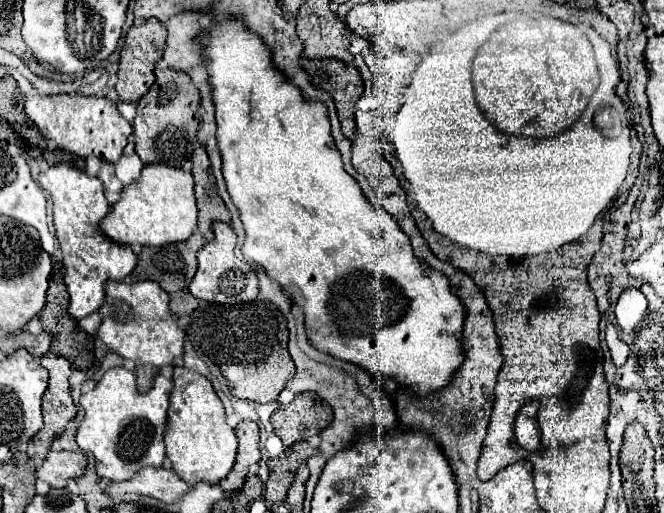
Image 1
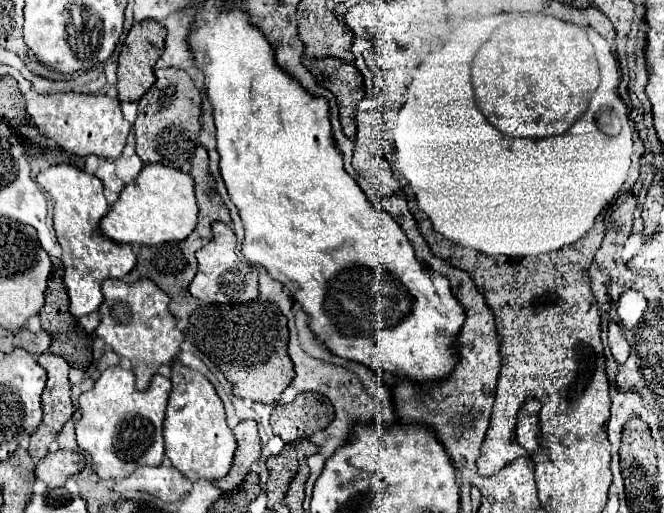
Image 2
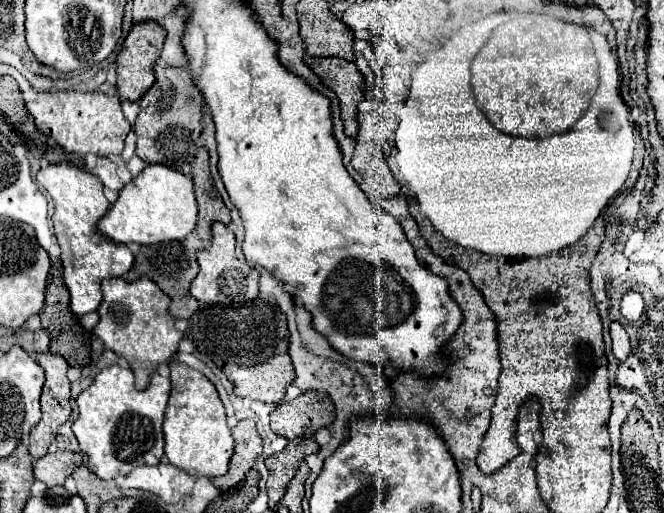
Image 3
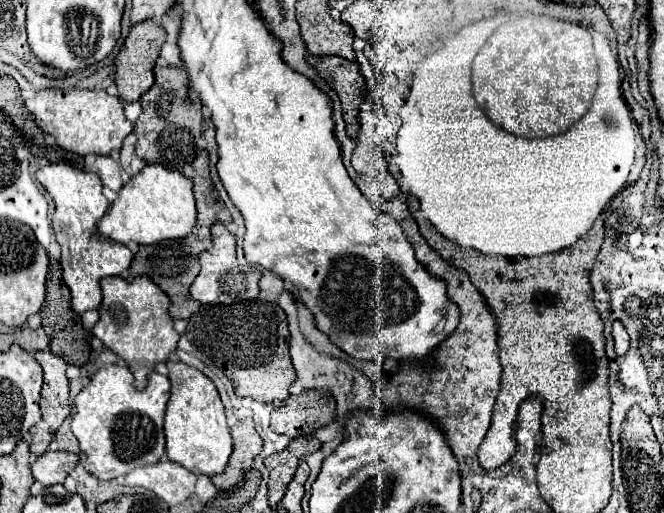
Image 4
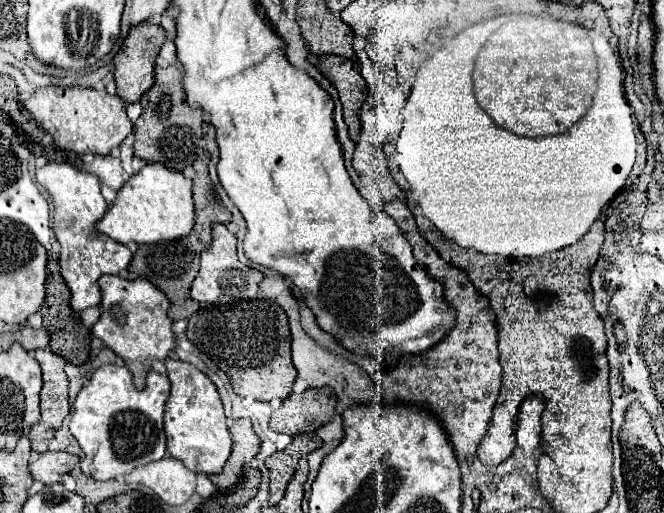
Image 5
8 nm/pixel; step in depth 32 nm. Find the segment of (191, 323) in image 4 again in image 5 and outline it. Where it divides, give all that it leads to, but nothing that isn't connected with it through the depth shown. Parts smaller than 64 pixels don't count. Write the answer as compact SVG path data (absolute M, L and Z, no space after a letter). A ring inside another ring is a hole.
M246 300L230 306L204 306L190 316L186 336L230 378L238 396L270 402L290 394L296 368L290 358L288 318L274 302Z

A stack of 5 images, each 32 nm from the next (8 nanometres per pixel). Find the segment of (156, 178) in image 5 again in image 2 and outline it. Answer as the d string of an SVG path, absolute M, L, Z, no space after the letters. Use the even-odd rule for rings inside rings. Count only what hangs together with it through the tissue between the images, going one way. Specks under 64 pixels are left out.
M146 164L140 176L124 186L118 202L100 220L100 230L122 244L156 246L164 242L180 242L196 228L198 208L194 198L194 180L190 174L168 168L164 164Z

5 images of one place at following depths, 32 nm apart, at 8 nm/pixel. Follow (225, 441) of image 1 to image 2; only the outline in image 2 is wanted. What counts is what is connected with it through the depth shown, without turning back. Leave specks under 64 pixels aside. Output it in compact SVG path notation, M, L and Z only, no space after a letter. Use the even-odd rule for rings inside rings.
M172 364L172 384L174 386L164 422L166 456L172 466L180 470L180 474L184 474L190 482L200 478L216 482L228 474L236 450L236 438L226 424L222 400L206 376L182 364Z

